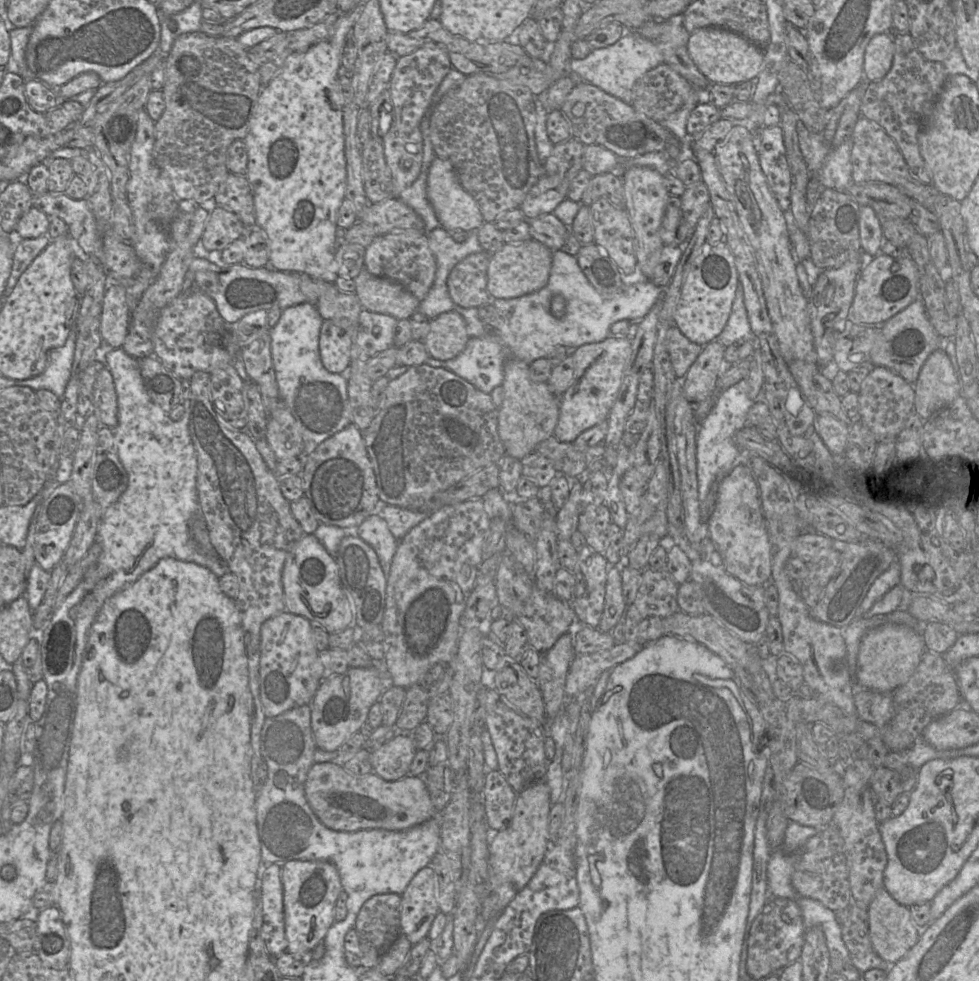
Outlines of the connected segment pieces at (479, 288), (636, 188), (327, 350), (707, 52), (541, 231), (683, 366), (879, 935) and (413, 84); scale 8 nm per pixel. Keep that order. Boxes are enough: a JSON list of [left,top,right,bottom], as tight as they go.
[[447,250,492,308],[622,167,670,281],[319,320,351,374],[687,27,764,85],[529,213,569,251],[667,325,704,379],[868,887,923,963],[383,47,452,199]]

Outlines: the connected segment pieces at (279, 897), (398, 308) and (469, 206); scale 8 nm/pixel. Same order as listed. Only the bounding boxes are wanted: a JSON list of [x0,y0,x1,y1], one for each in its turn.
[[259,865,287,958],[355,267,420,320],[427,157,486,231]]

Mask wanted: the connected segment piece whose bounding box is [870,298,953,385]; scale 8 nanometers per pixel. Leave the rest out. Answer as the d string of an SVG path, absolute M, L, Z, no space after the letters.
M918 298L878 327L877 342L872 350L870 362L874 366L883 366L890 369L908 383L914 385L930 354L941 349L942 345L947 346L947 340L950 339L953 338L942 338L935 331L929 321L922 300Z

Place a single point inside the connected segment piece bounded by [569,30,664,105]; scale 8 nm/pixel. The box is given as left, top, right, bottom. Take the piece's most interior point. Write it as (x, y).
(615, 69)

